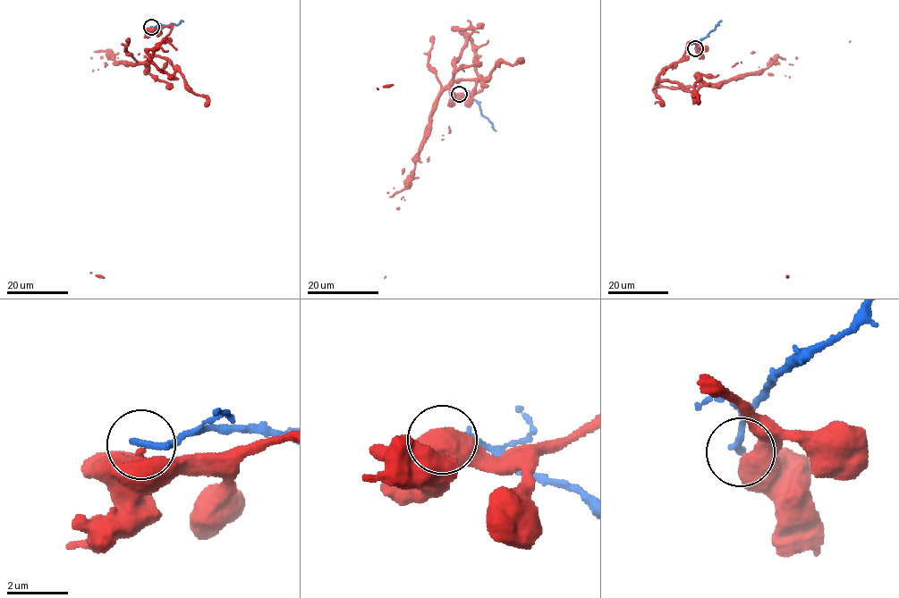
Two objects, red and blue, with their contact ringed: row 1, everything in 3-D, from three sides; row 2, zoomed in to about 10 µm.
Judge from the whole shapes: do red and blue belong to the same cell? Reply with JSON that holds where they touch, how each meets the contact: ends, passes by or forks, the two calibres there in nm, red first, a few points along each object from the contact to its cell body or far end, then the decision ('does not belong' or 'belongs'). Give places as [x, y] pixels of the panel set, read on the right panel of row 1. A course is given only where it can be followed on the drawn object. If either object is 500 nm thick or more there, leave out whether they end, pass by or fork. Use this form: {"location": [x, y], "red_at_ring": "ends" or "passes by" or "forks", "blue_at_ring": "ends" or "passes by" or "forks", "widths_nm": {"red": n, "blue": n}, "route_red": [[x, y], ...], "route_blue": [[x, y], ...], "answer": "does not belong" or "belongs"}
{"location": [695, 48], "widths_nm": {"red": 650, "blue": 260}, "route_red": [[696, 49], [697, 45], [688, 43], [682, 58], [658, 79], [678, 82], [696, 94], [695, 103], [786, 276]], "route_blue": [[696, 48], [698, 42], [721, 21]], "answer": "does not belong"}

